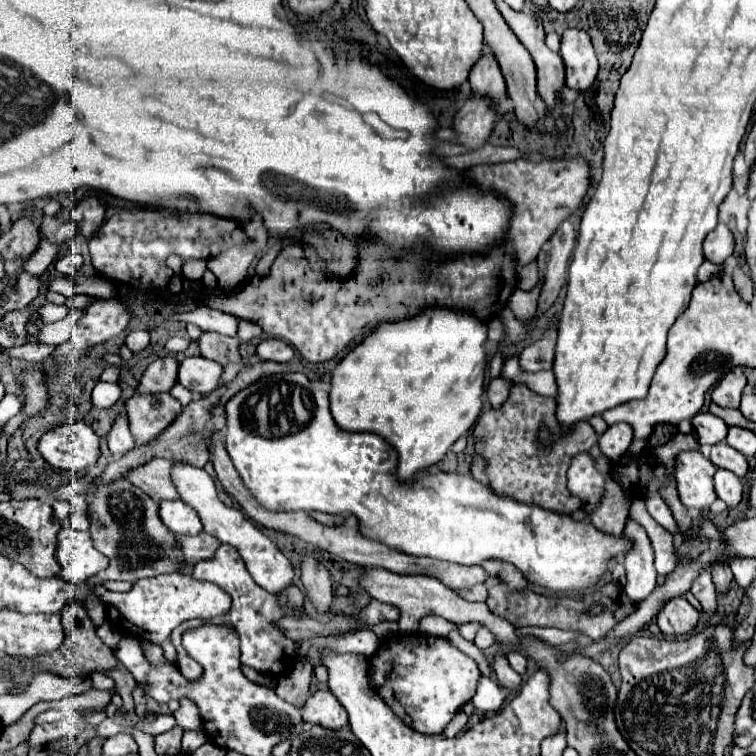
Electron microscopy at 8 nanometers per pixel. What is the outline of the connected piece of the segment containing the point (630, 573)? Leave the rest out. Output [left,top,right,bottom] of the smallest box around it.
[623,516,657,602]

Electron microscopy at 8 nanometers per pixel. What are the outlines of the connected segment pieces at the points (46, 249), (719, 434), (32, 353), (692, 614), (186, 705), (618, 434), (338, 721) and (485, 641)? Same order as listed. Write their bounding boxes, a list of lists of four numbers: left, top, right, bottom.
[[25,240,65,274],[691,412,727,446],[3,344,55,363],[657,596,699,634],[173,700,201,732],[599,422,633,460],[303,692,347,730],[475,628,497,650]]

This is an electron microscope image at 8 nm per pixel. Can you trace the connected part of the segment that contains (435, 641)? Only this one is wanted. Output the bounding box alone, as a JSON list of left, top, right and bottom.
[369,634,481,734]

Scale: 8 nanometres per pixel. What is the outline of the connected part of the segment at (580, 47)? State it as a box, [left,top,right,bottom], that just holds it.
[561,30,599,92]

